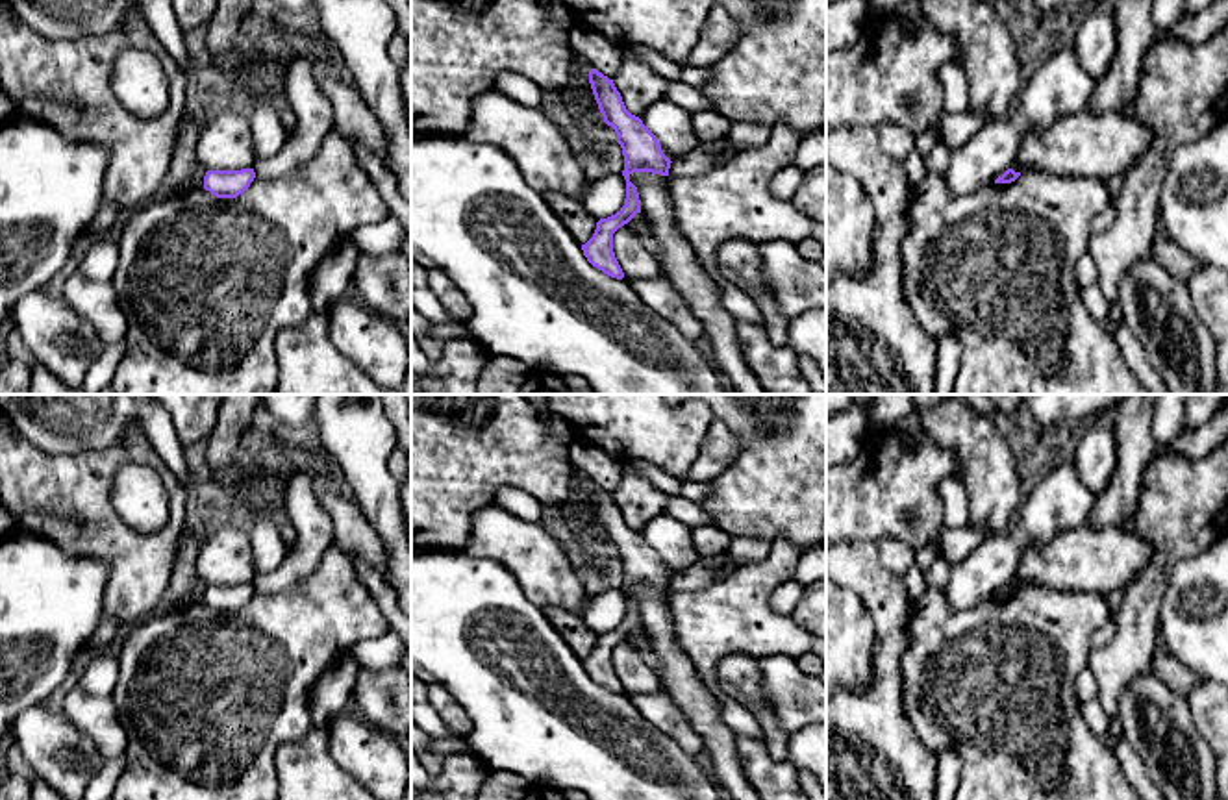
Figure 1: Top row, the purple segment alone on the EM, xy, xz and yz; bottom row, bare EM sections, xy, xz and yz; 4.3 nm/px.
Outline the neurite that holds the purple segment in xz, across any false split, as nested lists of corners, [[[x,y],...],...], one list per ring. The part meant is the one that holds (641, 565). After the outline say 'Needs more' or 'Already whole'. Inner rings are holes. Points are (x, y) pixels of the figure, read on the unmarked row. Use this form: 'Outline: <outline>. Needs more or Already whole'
Outline: [[[591,483],[589,498],[604,537],[615,544],[617,557],[622,563],[626,613],[624,620],[615,630],[596,637],[593,652],[582,659],[582,665],[593,681],[611,693],[622,694],[624,687],[613,667],[613,648],[641,628],[639,607],[630,596],[630,591],[633,587],[669,591],[672,576],[663,569],[656,550],[643,539],[643,535],[626,524],[613,494],[596,483]]]. Already whole

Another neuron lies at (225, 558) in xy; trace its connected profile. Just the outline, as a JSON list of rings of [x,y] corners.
[[[219,526],[207,533],[198,548],[196,574],[206,585],[254,583],[257,572],[248,531]]]

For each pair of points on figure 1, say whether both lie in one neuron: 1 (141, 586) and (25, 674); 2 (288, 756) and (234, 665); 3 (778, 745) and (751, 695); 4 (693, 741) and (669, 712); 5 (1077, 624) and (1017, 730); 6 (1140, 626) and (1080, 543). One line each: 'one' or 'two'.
1: two
2: two
3: one
4: one
5: one
6: two

